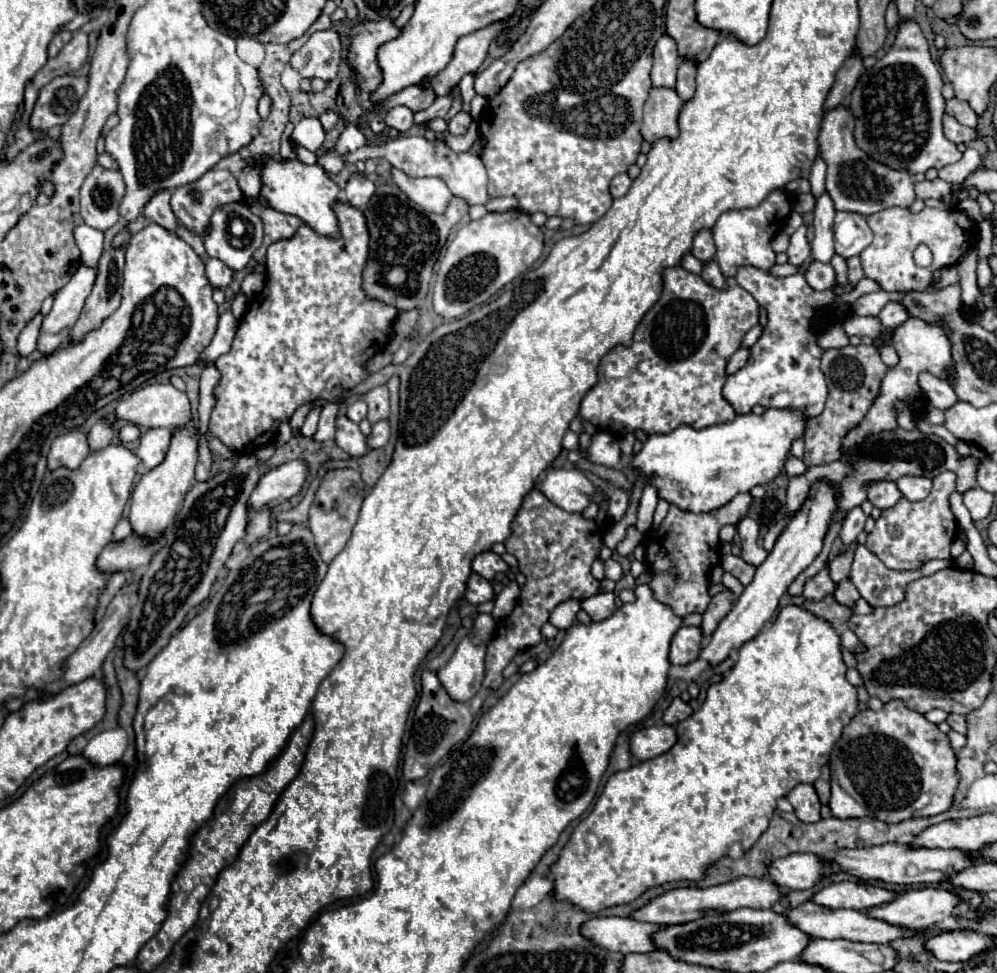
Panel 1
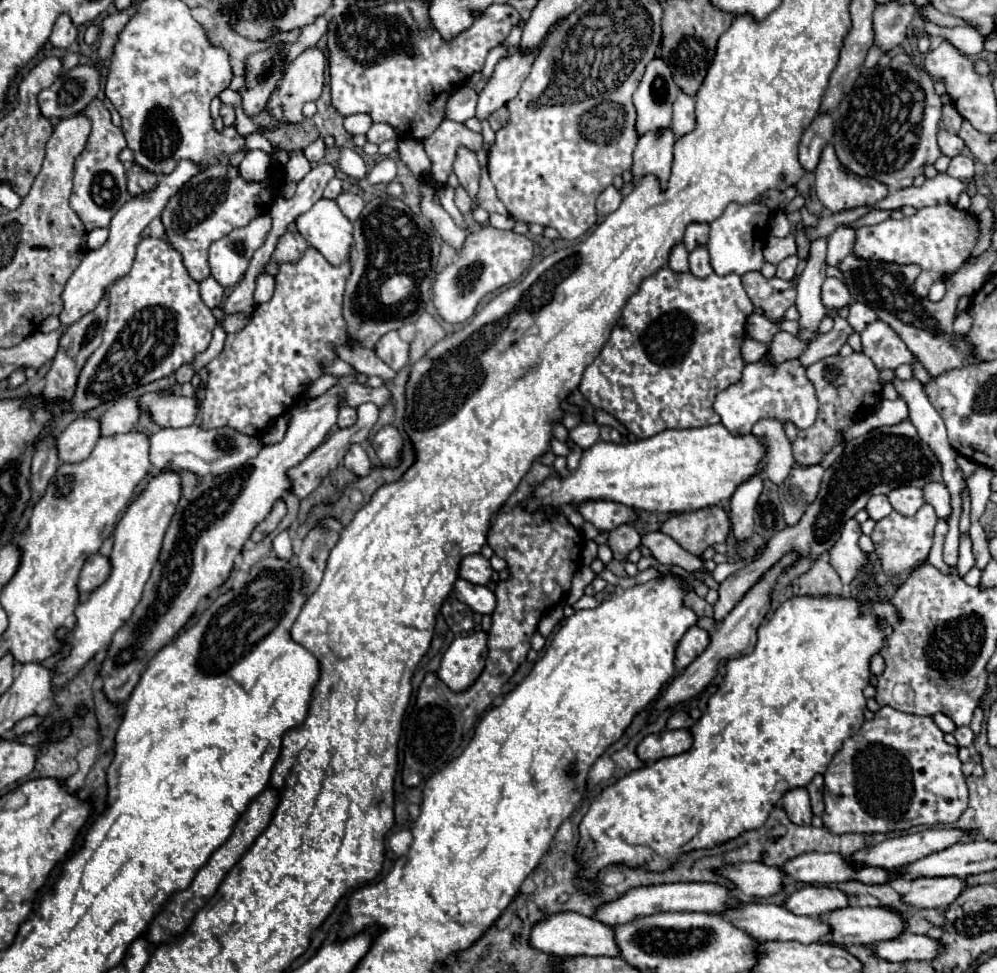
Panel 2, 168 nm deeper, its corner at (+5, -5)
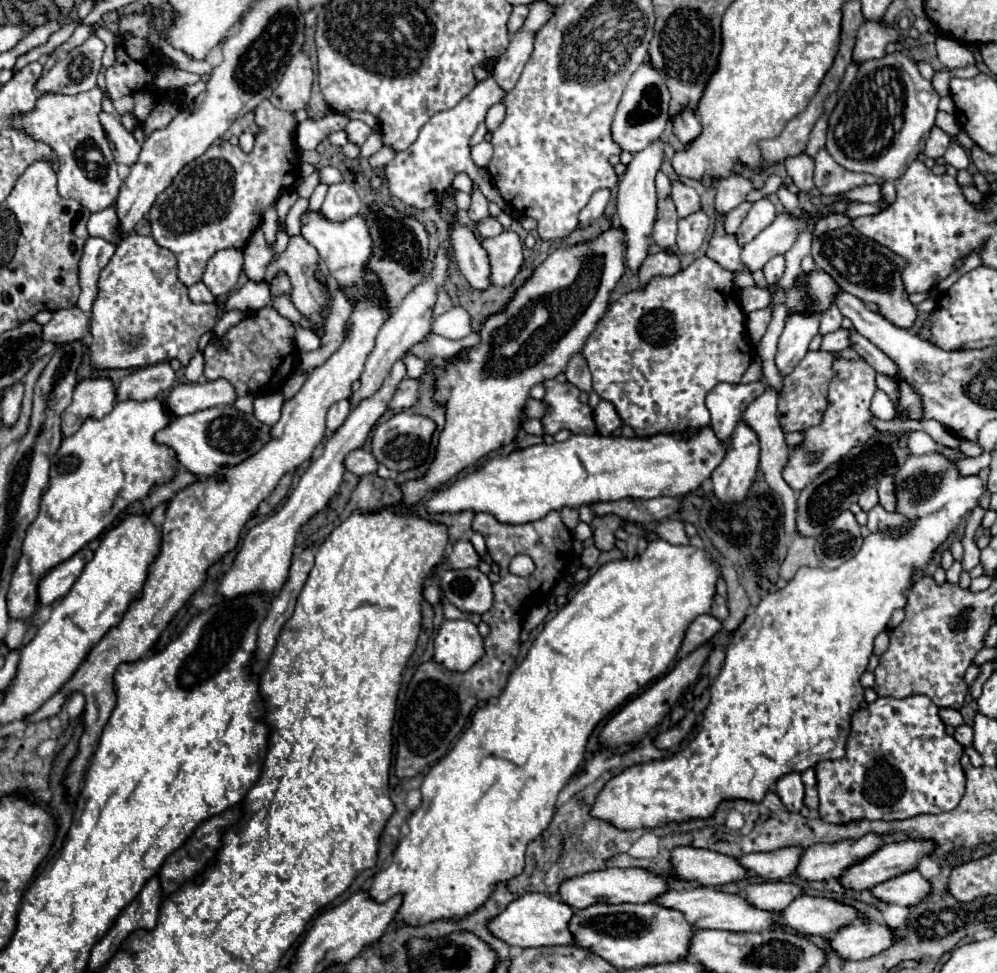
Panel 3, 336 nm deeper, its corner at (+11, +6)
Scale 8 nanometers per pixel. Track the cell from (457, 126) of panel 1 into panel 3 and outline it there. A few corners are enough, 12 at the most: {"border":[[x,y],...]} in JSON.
{"border":[[473,184],[469,218],[479,222],[487,212],[487,198]]}

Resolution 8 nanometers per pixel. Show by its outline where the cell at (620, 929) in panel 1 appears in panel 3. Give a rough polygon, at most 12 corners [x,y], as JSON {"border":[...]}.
{"border":[[547,894],[513,900],[489,930],[521,948],[573,944],[575,910]]}

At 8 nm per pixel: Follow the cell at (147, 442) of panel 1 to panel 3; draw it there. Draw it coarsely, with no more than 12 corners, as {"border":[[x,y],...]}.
{"border":[[225,406],[173,418],[155,442],[195,476],[239,464],[267,424]]}

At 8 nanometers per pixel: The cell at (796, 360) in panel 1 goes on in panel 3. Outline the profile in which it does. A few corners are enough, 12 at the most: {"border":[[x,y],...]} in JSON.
{"border":[[717,384],[707,394],[711,428],[729,440],[763,384]]}

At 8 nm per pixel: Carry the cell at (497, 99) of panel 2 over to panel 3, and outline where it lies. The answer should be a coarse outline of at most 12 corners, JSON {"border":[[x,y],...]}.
{"border":[[493,76],[387,164],[389,190],[431,208],[457,172],[505,208],[491,178],[477,174],[469,140],[505,90]]}

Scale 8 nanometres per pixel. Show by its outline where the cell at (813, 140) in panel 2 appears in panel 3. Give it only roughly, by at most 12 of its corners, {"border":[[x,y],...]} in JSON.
{"border":[[801,152],[785,158],[799,190],[813,190],[813,158]]}

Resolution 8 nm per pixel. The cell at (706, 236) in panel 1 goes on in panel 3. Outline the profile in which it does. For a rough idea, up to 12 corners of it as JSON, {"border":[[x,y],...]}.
{"border":[[683,182],[671,184],[679,218],[701,210],[699,194]]}

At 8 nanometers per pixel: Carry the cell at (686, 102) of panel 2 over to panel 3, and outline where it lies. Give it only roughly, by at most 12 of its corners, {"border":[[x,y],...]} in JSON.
{"border":[[689,108],[671,116],[673,134],[689,144],[701,132],[699,118]]}

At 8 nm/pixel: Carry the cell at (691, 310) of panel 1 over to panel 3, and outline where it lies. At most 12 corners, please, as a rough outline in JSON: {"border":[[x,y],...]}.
{"border":[[701,256],[623,294],[583,348],[639,438],[707,426],[753,358]]}

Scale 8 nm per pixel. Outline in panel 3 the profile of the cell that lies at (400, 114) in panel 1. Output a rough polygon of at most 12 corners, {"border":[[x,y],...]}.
{"border":[[349,120],[345,132],[349,142],[361,146],[371,128],[361,120]]}

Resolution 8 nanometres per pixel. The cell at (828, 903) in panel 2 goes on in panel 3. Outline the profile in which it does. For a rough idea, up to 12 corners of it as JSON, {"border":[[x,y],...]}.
{"border":[[779,880],[751,884],[745,898],[761,910],[785,910],[803,890]]}

